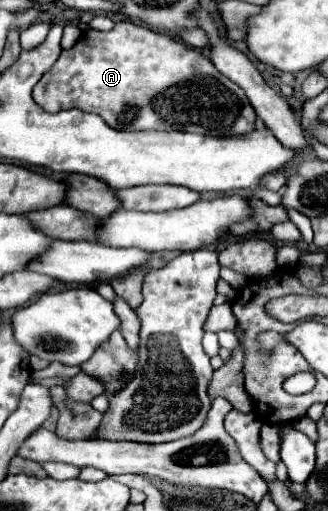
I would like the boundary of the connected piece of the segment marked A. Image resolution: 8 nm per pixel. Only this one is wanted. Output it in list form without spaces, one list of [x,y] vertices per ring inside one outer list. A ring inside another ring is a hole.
[[[119,21],[113,31],[101,33],[89,29],[75,47],[65,49],[51,71],[47,71],[33,87],[33,99],[47,113],[61,109],[81,109],[97,113],[113,129],[123,131],[189,131],[201,135],[243,135],[255,129],[255,111],[239,85],[231,83],[215,65],[193,47],[183,45],[179,39],[157,33],[131,21]]]

